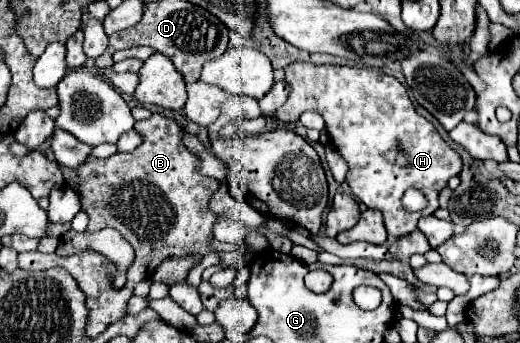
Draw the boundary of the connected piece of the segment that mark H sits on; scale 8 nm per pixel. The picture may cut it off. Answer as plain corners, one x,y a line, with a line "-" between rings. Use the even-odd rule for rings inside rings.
291,63
285,69
283,77
291,85
289,99
285,105
281,105
275,111
275,117
283,123
287,123
287,109
315,109
325,119
325,127
331,135
331,141
335,149
345,157
349,163
347,171
347,183
353,191
353,195
363,201
369,209
379,209
385,219
385,227
389,233
389,241
397,239
401,235
407,235
417,227
417,221
421,215
433,215
439,209
437,195
447,185
447,181
455,175
459,175
463,163
461,157
441,139
437,129
421,117
409,95
407,89
391,75
381,73
377,69
369,67
343,67
343,65
313,65
313,63
-
409,187
417,187
425,193
429,199
429,205
419,213
409,213
401,207
401,197

